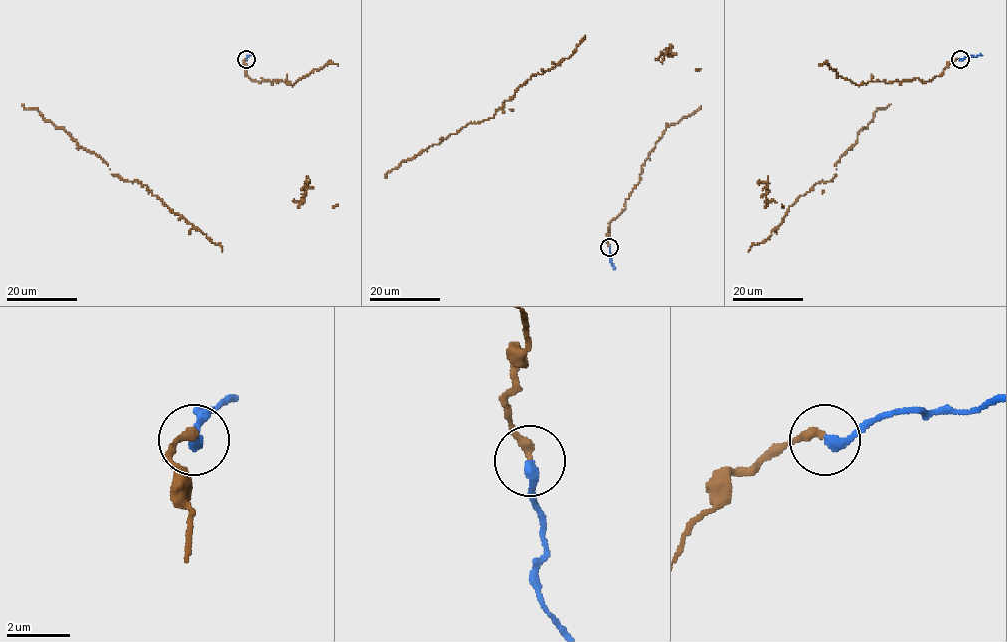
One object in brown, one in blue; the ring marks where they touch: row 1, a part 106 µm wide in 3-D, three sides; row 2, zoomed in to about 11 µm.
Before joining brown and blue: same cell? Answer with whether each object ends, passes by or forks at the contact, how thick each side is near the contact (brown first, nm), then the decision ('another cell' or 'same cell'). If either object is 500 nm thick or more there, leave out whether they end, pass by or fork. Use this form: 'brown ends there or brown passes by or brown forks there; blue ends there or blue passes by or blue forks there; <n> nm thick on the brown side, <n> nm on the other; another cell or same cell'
brown ends there; blue ends there; 280 nm thick on the brown side, 320 nm on the other; same cell

